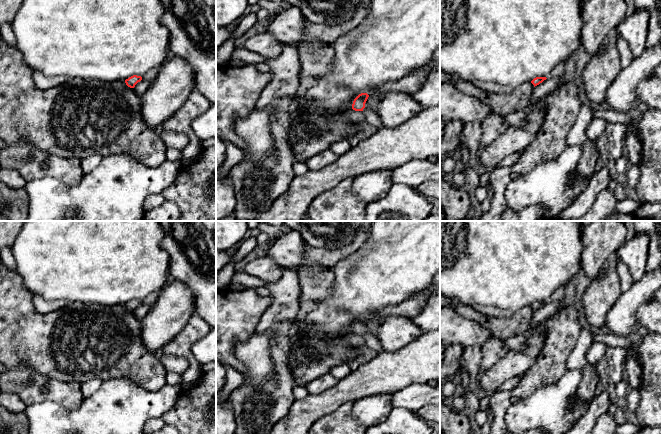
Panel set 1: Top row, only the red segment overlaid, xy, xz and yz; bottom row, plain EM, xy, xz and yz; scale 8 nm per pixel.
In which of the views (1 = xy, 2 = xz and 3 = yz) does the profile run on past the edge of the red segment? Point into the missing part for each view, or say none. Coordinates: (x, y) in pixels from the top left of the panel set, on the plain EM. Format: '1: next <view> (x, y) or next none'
1: next none
2: next xz (372, 327)
3: next none

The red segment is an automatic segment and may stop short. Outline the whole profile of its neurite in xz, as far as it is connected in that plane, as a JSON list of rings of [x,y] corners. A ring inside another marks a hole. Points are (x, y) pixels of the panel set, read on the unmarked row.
[[[367,317],[359,318],[353,325],[352,333],[355,335],[363,335],[365,331],[377,336],[380,323],[377,321],[369,321]]]

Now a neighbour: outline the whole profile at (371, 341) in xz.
[[[365,331],[365,332],[363,333],[363,337],[364,337],[364,339],[365,339],[365,345],[366,345],[367,347],[375,350],[377,353],[381,353],[381,352],[384,351],[384,349],[383,349],[383,347],[381,346],[378,338],[377,338],[375,335],[373,335],[373,334]]]

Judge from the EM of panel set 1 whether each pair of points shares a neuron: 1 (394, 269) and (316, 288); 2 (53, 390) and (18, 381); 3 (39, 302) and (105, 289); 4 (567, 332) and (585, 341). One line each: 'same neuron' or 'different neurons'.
1: different neurons
2: same neuron
3: different neurons
4: different neurons

